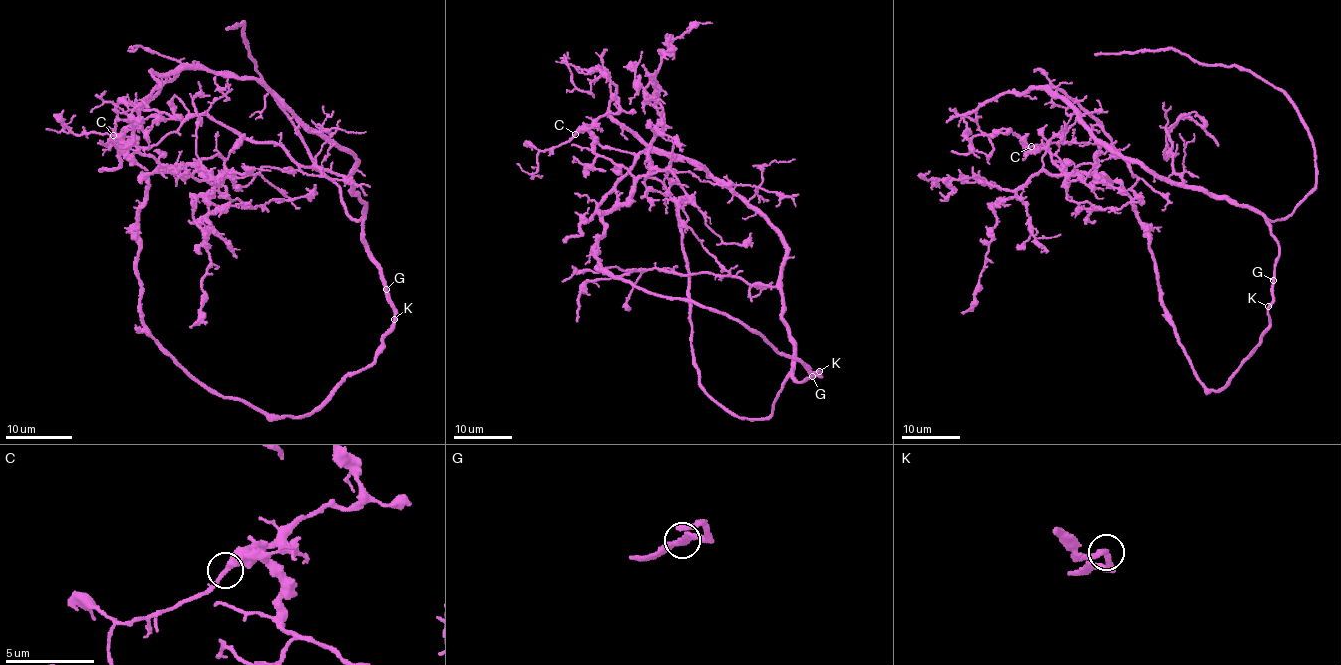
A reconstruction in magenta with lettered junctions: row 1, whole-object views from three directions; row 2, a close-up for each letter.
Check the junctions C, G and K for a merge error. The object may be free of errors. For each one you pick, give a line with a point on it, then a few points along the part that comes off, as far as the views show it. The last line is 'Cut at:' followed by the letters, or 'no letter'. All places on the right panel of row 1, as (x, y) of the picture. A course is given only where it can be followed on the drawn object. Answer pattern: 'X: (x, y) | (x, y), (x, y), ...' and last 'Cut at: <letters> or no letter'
Cut at: no letter

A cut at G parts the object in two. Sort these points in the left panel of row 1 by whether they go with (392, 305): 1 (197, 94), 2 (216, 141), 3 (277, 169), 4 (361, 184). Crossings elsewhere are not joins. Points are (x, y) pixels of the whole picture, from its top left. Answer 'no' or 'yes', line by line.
1: yes
2: yes
3: yes
4: yes

